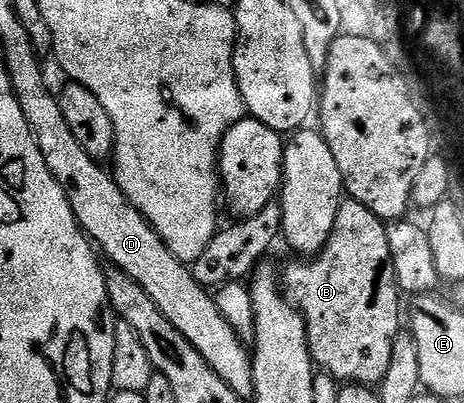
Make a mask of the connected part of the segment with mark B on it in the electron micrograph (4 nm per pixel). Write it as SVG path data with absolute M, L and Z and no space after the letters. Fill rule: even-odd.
M345 198L344 204L340 206L338 221L330 233L330 241L320 250L319 255L309 258L307 261L296 261L292 263L285 271L282 271L282 290L284 296L293 307L298 308L306 321L308 330L308 344L312 354L312 362L321 372L334 376L344 385L379 385L386 377L390 369L390 359L394 357L394 343L397 335L401 334L400 327L400 298L402 292L399 285L396 284L396 274L394 273L394 261L390 257L390 241L388 240L388 229L385 220L379 219L366 205L362 205L357 199Z

